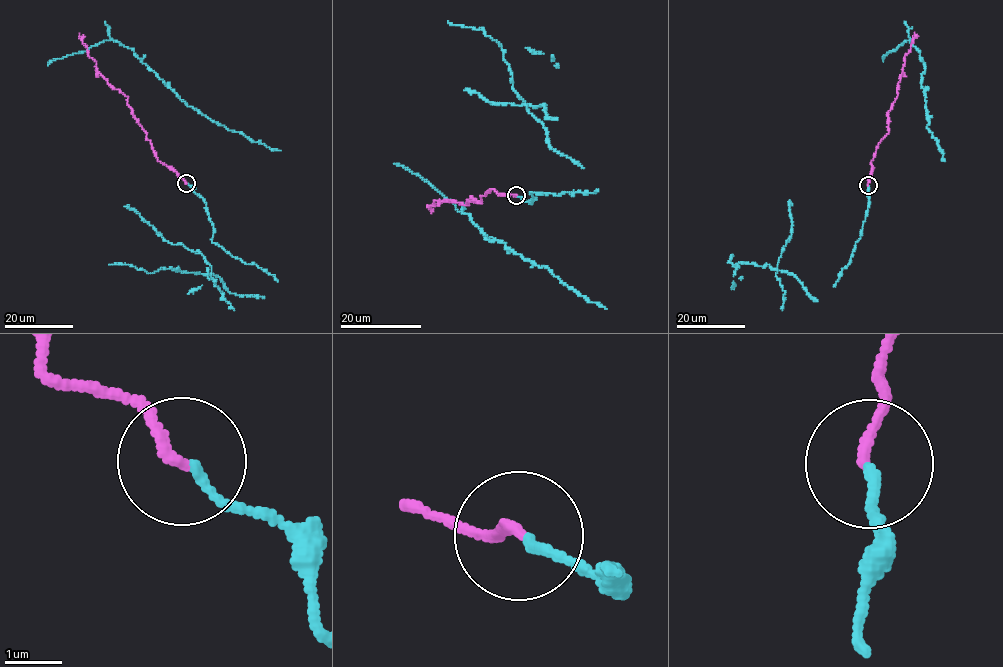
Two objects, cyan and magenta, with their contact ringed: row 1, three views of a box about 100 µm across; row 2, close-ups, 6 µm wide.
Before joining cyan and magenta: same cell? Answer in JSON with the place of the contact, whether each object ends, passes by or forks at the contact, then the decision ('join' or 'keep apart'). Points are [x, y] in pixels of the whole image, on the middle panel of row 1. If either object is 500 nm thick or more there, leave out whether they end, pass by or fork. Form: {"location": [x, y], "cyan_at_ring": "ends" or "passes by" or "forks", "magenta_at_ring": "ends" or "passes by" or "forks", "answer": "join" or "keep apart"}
{"location": [516, 195], "cyan_at_ring": "ends", "magenta_at_ring": "ends", "answer": "join"}

